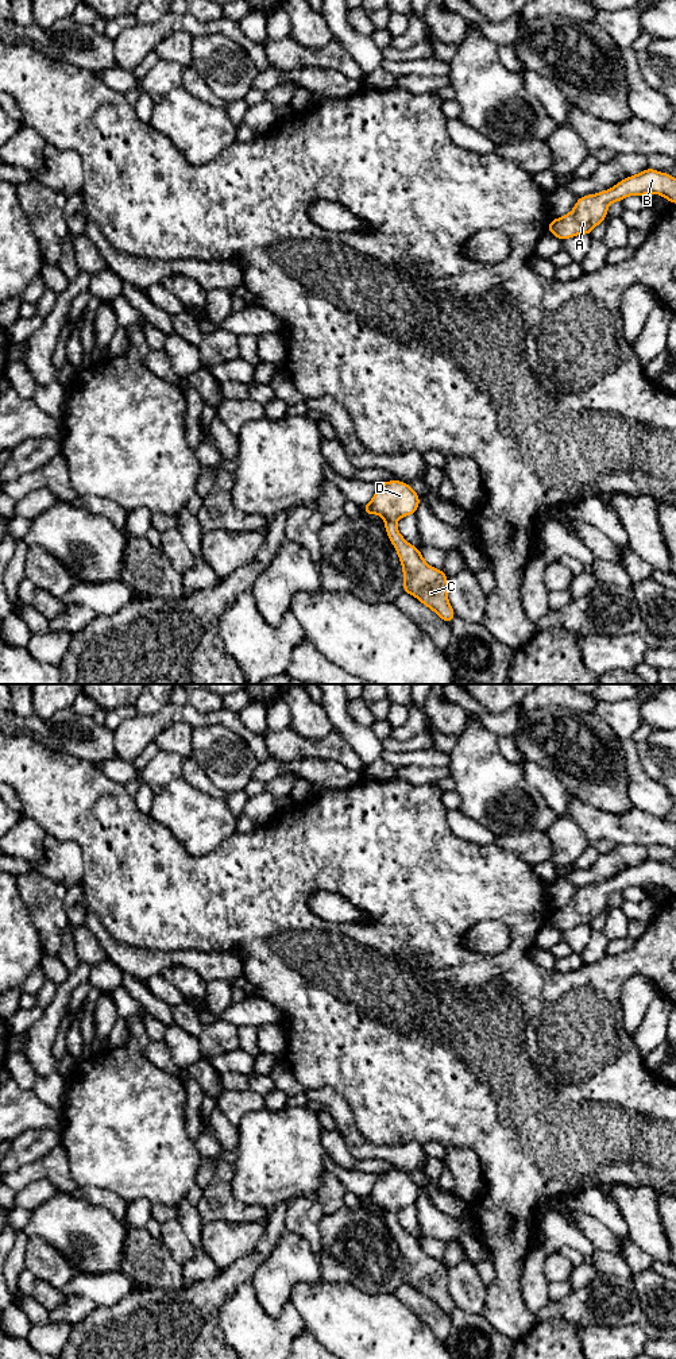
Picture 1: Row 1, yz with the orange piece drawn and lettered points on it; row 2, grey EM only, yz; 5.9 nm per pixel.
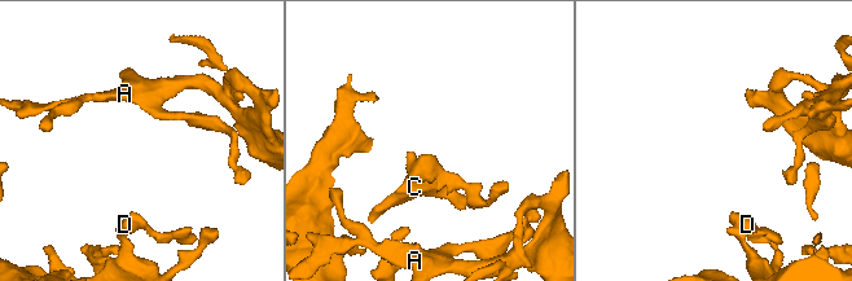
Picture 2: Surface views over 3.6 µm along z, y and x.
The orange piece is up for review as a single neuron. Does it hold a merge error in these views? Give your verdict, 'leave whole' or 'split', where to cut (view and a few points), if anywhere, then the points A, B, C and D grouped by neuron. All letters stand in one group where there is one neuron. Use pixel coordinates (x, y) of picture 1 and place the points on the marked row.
leave whole; no cut; A B C D

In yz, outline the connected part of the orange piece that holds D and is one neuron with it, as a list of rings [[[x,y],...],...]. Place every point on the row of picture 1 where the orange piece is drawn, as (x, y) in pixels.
[[[402,480],[376,484],[372,499],[363,506],[363,514],[378,514],[385,520],[387,537],[398,553],[403,571],[402,590],[433,610],[444,622],[453,621],[455,611],[448,601],[447,574],[430,567],[421,549],[409,544],[397,528],[397,521],[417,513],[418,494]]]

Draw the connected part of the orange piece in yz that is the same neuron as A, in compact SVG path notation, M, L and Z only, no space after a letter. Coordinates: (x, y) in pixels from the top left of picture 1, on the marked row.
M648 167L640 174L619 181L611 189L579 197L569 213L549 221L546 231L560 240L590 235L607 217L611 202L621 202L627 196L644 197L648 193L663 196L676 204L676 178Z

